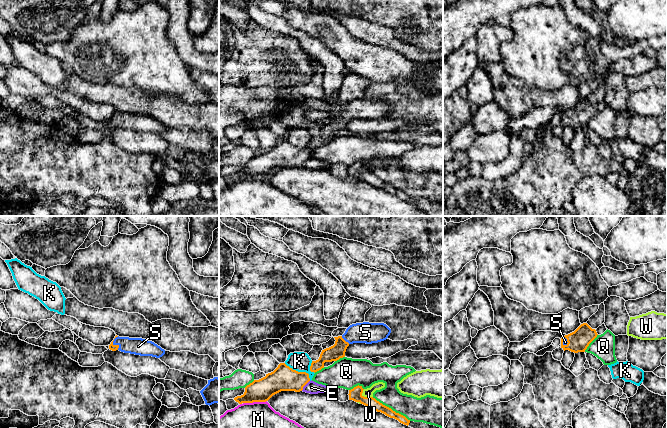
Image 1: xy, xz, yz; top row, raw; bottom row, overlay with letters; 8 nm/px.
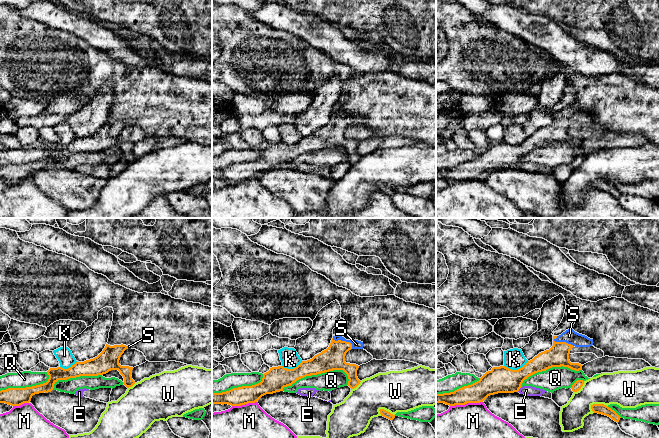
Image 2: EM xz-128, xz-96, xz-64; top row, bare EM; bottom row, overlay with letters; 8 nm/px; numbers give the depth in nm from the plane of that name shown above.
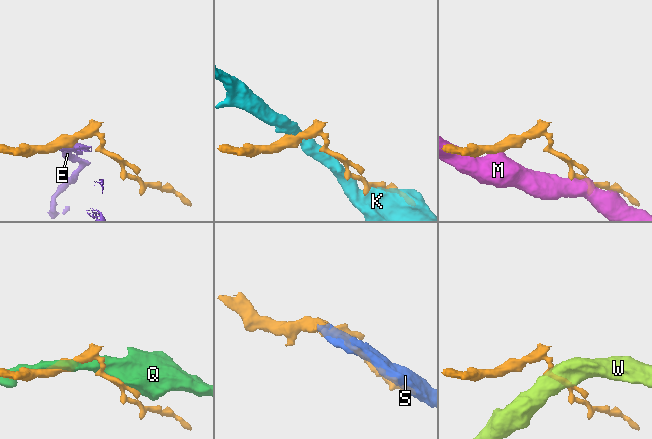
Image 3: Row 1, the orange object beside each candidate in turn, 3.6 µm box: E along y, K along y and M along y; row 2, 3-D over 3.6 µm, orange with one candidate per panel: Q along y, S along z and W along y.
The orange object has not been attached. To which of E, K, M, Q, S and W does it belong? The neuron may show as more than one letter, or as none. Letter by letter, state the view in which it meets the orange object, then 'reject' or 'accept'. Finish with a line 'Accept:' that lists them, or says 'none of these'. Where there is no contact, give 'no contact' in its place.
E: xz | reject
K: xz | reject
M: xz | reject
Q: xz | reject
S: xy | accept
W: xz | reject
Accept: S

